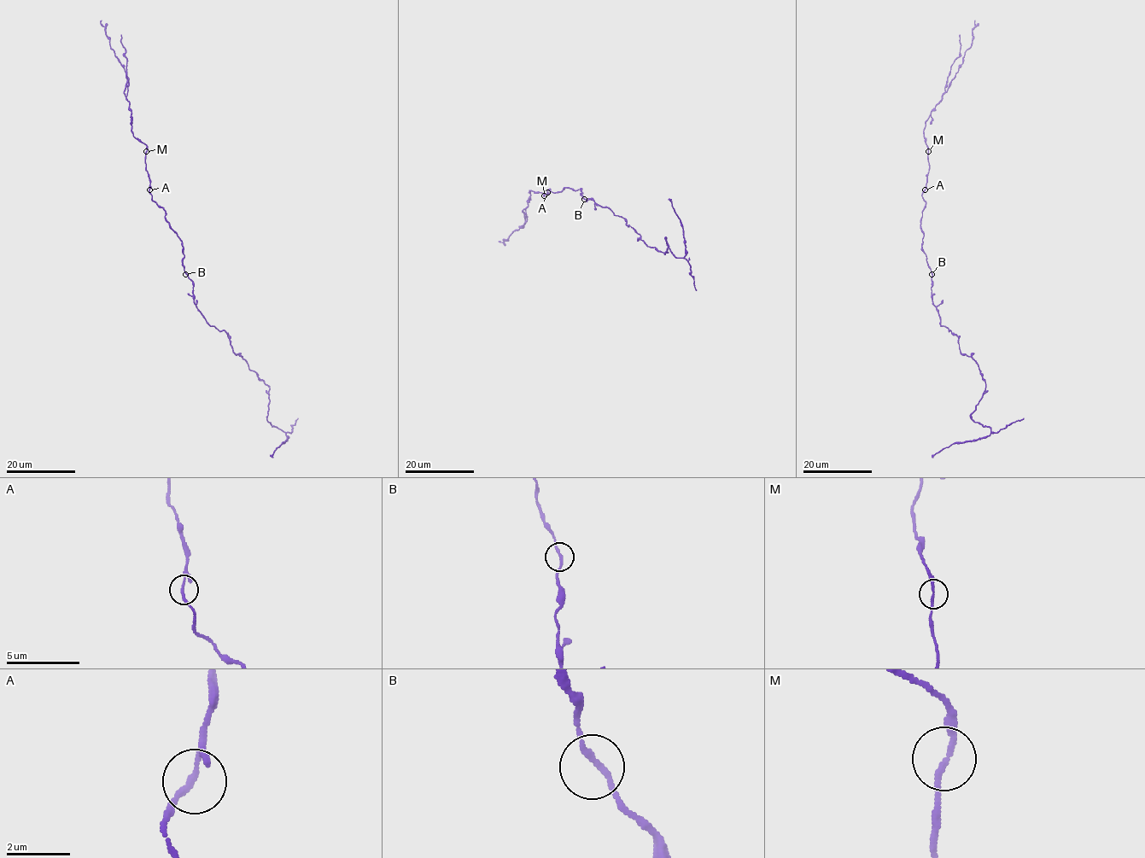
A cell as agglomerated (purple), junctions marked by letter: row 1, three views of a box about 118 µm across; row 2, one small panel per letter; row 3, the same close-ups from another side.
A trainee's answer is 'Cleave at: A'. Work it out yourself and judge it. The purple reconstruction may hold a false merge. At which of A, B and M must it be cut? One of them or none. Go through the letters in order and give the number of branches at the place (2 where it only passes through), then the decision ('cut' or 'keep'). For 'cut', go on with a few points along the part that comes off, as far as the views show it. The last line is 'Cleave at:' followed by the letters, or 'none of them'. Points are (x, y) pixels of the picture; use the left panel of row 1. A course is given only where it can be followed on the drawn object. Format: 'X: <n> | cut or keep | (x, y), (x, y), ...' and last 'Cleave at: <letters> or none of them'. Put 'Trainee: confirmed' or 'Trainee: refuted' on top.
Trainee: refuted
A: 2 | keep
B: 2 | keep
M: 2 | keep
Cleave at: none of them

